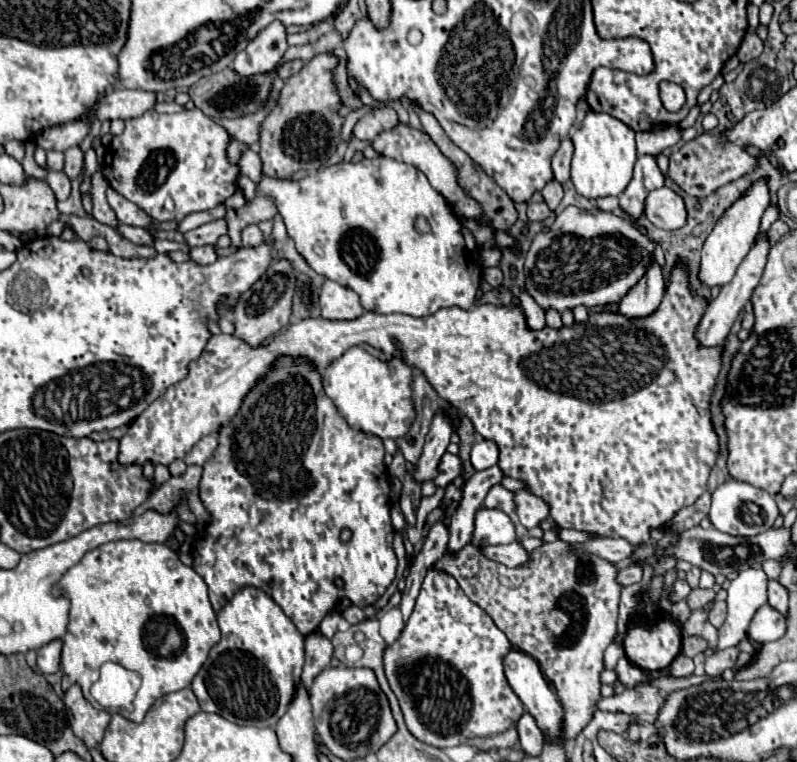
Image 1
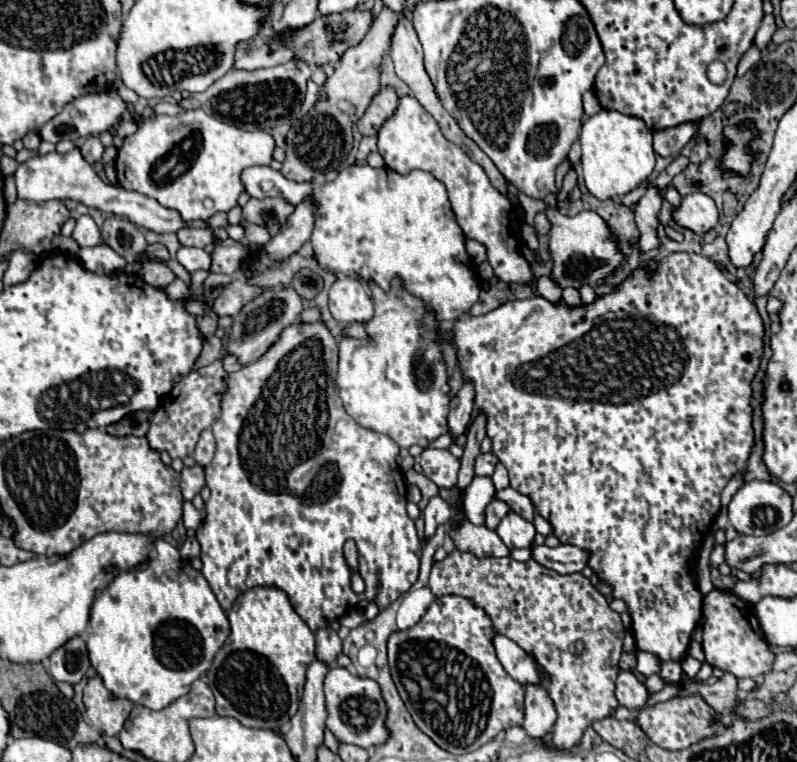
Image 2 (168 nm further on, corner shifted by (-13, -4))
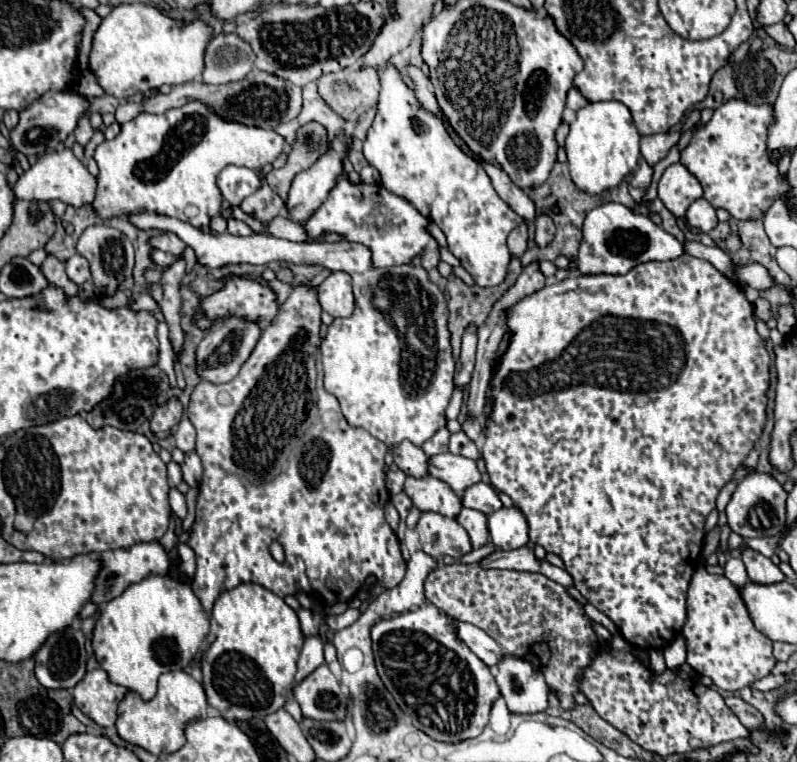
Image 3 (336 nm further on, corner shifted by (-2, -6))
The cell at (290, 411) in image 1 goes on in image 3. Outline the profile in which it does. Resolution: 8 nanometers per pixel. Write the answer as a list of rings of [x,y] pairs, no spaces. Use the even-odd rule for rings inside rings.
[[[297,284],[287,302],[281,304],[281,312],[275,320],[281,322],[287,318],[289,324],[281,326],[271,322],[261,332],[249,360],[231,382],[199,382],[191,392],[187,416],[197,430],[197,454],[203,460],[205,482],[201,480],[199,486],[197,518],[189,546],[197,554],[193,592],[207,614],[211,612],[217,594],[235,588],[241,582],[261,584],[281,598],[297,592],[319,592],[317,596],[321,602],[333,606],[349,602],[361,590],[367,576],[375,576],[385,588],[397,586],[405,576],[405,560],[397,536],[383,516],[383,508],[389,500],[383,472],[387,446],[367,430],[349,426],[337,402],[327,410],[319,410],[317,416],[311,416],[311,408],[317,400],[315,358],[319,358],[317,348],[321,336],[317,334],[321,316],[313,316],[313,322],[319,324],[309,324],[309,316],[299,314],[299,308],[307,306],[319,306],[317,290],[311,284]],[[271,540],[277,540],[283,546],[283,564],[277,564],[269,554]]]

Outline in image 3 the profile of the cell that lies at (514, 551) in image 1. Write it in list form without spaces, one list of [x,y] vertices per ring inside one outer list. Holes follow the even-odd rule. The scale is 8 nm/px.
[[[423,512],[419,522],[415,524],[415,532],[419,534],[419,540],[421,540],[421,550],[433,558],[439,558],[439,556],[453,556],[453,558],[459,558],[461,554],[465,552],[471,552],[471,542],[469,542],[469,536],[465,532],[463,526],[459,526],[457,520],[453,518],[447,518],[447,516],[441,516],[437,512]]]

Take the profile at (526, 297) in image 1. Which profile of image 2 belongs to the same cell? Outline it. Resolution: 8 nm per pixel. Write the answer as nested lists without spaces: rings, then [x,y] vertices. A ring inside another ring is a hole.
[[[404,96],[398,104],[396,114],[382,124],[378,132],[378,152],[382,154],[386,166],[396,172],[404,174],[418,168],[432,172],[440,182],[444,182],[460,228],[464,230],[466,238],[478,240],[486,246],[488,262],[492,264],[494,274],[502,282],[516,282],[528,286],[534,282],[526,258],[518,252],[520,226],[516,224],[518,220],[510,200],[490,184],[482,166],[472,162],[456,144],[448,142],[442,136],[438,122],[418,104],[416,98]]]

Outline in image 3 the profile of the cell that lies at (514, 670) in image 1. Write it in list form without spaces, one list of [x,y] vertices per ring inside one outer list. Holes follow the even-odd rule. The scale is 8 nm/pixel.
[[[459,622],[457,624],[457,636],[467,644],[467,648],[477,656],[481,658],[489,668],[495,668],[495,664],[501,660],[503,656],[503,650],[501,646],[491,638],[487,636],[481,628],[473,626],[473,624],[467,624],[467,622]]]

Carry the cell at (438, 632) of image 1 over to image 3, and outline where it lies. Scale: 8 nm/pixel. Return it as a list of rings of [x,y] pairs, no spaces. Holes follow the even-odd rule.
[[[423,604],[413,612],[379,620],[371,628],[371,640],[373,640],[377,672],[383,684],[387,686],[387,690],[393,694],[395,702],[401,706],[401,710],[405,712],[405,716],[415,728],[423,730],[425,734],[441,742],[459,742],[481,734],[481,730],[489,722],[489,710],[495,698],[499,696],[499,688],[495,684],[489,666],[485,666],[457,638],[457,628],[445,612],[441,612],[433,604]]]

